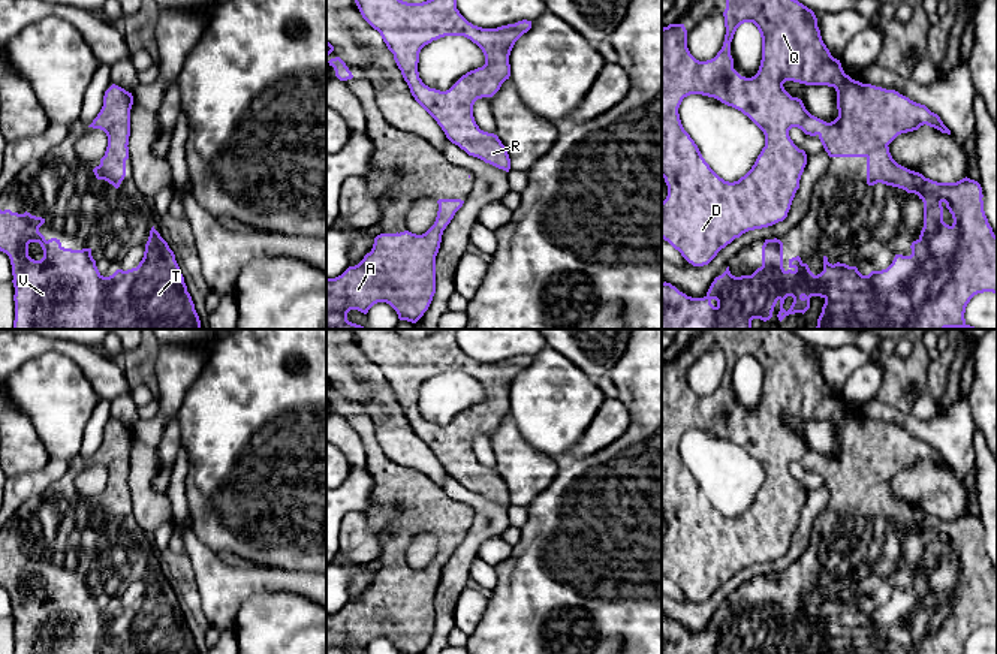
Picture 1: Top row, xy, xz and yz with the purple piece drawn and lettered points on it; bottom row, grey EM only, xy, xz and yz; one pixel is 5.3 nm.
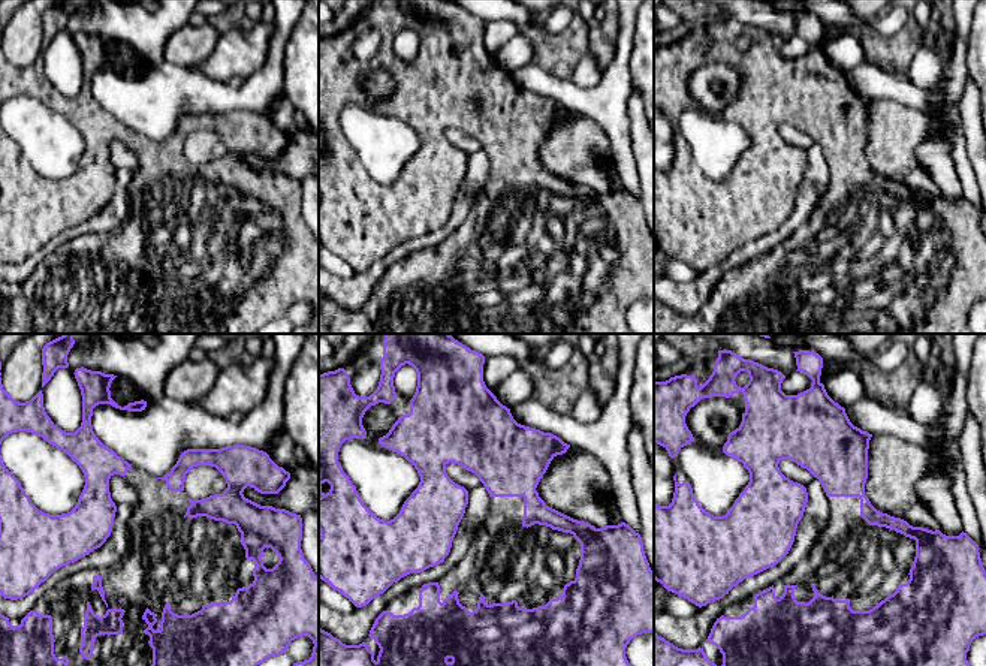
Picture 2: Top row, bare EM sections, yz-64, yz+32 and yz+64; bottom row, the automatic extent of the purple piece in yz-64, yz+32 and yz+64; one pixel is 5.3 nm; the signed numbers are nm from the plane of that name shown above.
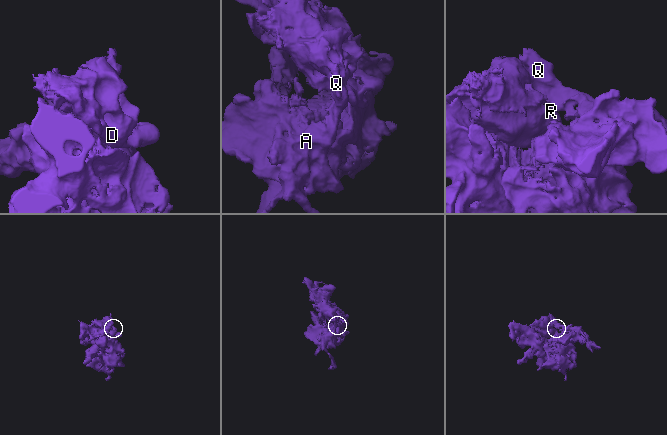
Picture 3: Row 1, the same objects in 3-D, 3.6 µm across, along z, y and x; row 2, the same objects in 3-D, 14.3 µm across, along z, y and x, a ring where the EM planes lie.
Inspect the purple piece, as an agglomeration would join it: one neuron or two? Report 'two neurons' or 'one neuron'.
one neuron

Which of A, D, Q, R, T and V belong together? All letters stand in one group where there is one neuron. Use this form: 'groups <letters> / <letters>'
groups A D Q R T V

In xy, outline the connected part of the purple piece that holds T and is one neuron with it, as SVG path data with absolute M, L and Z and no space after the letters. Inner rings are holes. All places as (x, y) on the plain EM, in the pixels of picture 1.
M0 545L0 587L9 591L12 600L15 654L199 654L175 590L154 561L150 566L139 600L127 606L117 605L112 611L103 612L91 591L91 584L72 585L64 584L57 573L46 576L39 567L43 558L45 554L31 551L27 546L18 549L10 545ZM30 578L40 579L43 585L40 596L28 591Z

